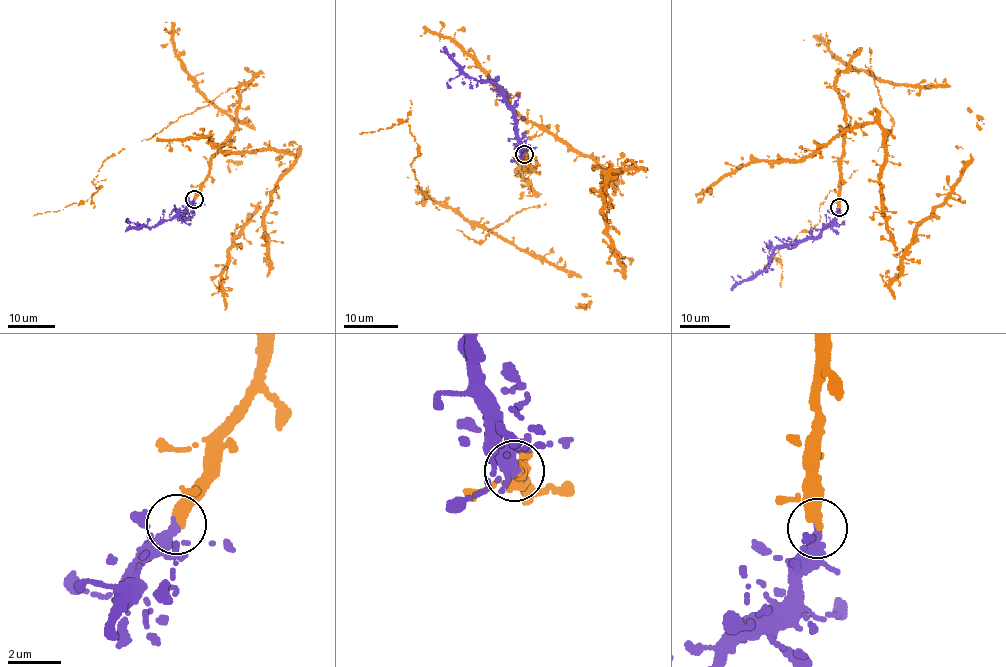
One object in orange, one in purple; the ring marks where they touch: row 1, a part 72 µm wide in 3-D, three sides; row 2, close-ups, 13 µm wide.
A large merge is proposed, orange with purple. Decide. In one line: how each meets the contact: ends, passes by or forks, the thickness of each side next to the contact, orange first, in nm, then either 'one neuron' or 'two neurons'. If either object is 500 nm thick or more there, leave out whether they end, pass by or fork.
orange passes by; purple ends there; 320 nm thick on the orange side, 400 nm on the other; one neuron

